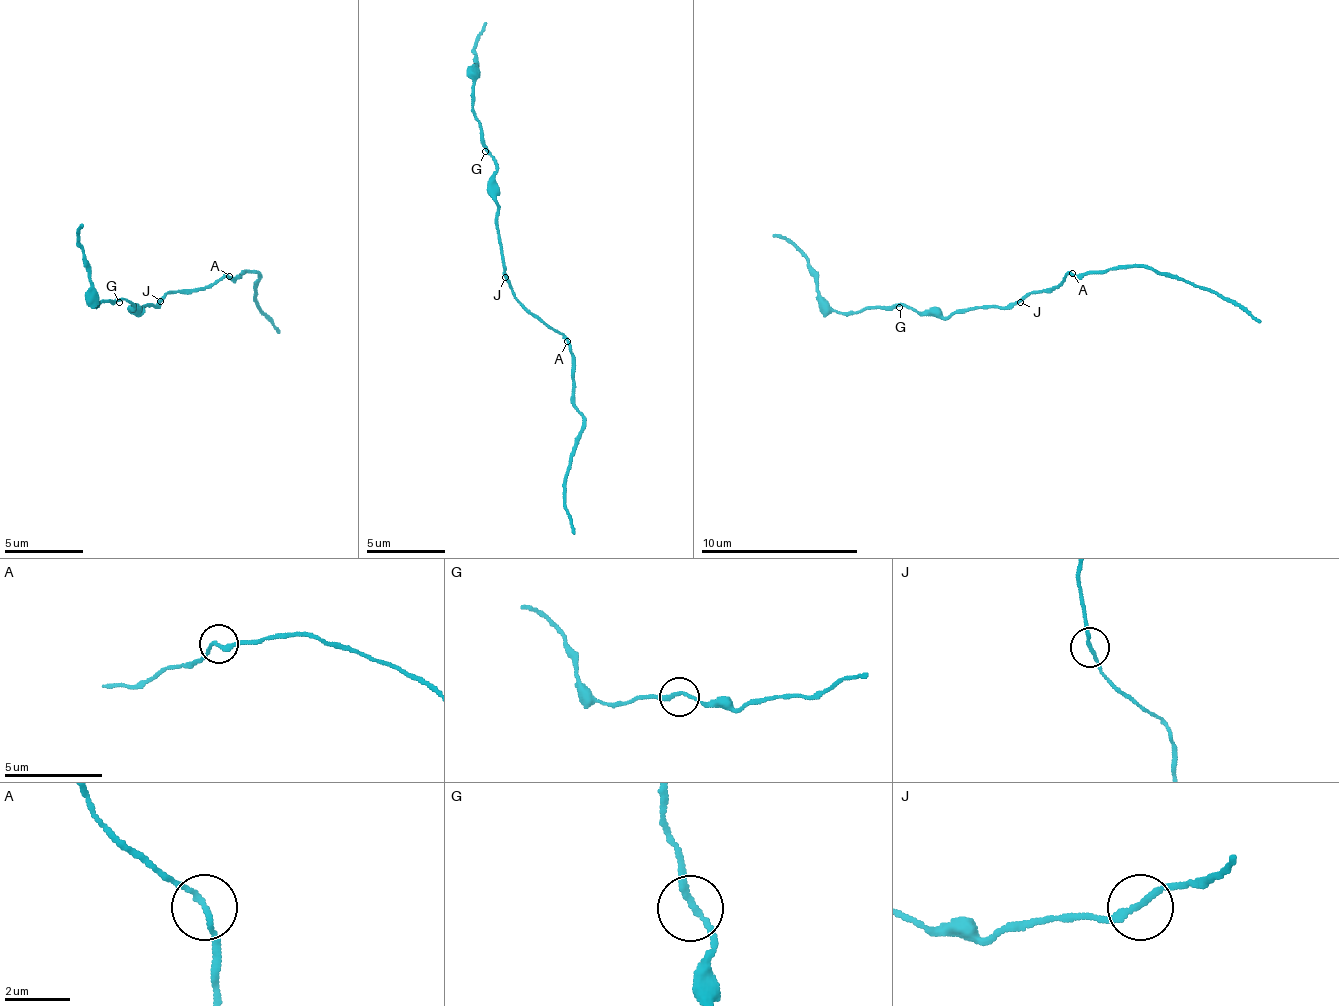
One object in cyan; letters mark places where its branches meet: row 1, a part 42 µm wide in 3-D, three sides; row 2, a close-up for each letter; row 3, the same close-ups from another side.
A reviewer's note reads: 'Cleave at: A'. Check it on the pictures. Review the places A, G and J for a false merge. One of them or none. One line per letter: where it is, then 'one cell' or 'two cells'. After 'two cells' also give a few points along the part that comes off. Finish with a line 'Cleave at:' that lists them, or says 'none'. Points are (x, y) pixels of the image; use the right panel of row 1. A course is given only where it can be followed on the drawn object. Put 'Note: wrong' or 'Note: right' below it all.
A: (1072, 273) | one cell
G: (899, 307) | one cell
J: (1020, 302) | one cell
Cleave at: none
Note: wrong

